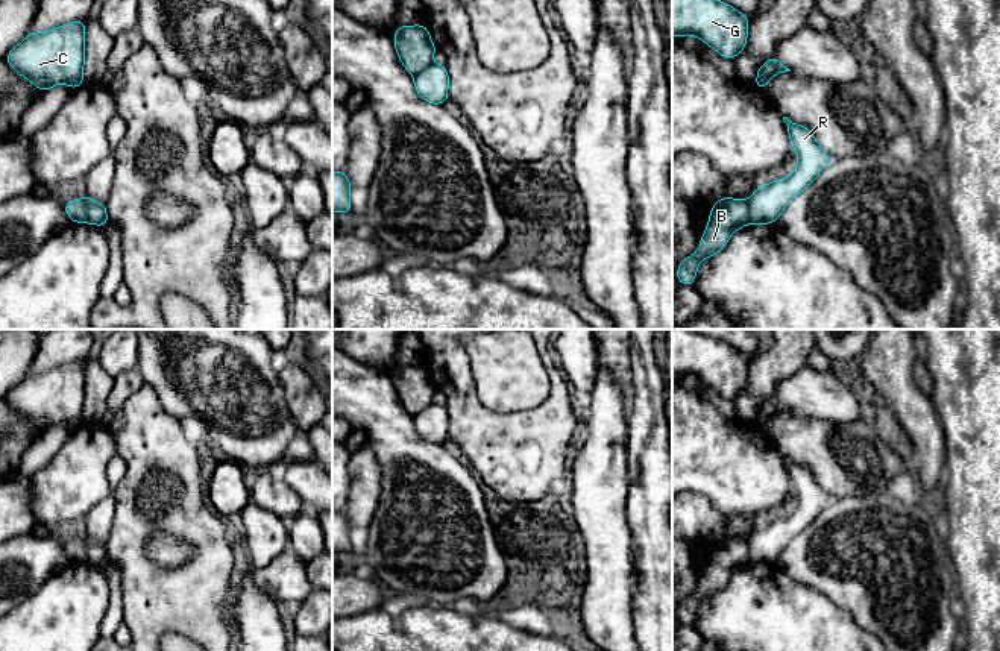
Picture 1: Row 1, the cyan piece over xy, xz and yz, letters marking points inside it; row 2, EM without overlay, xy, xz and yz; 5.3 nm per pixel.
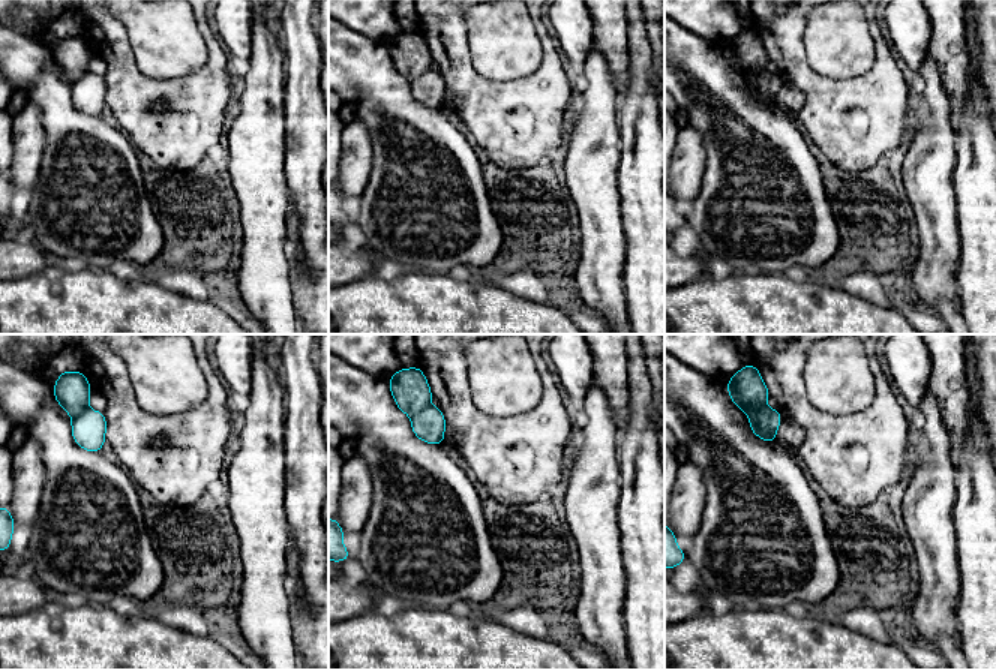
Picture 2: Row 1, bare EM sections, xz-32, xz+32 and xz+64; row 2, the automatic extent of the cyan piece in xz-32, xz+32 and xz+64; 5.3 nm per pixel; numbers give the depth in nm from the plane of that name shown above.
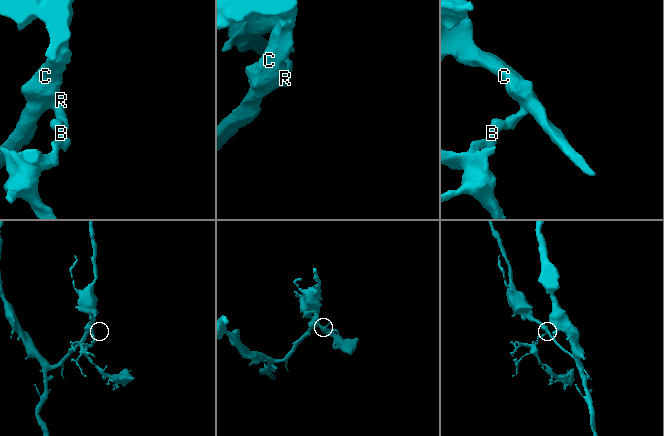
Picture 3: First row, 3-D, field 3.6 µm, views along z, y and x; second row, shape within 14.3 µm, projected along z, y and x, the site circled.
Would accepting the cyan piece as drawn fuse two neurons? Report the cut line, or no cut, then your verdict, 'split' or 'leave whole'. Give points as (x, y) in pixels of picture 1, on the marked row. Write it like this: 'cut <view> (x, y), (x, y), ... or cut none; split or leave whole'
cut xy (82, 199), (87, 222); split

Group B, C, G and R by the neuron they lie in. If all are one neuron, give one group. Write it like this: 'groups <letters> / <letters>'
groups B / C G R

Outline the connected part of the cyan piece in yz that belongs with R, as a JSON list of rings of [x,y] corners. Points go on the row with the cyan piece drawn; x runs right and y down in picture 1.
[[[783,117],[783,121],[788,124],[789,140],[797,152],[798,165],[791,176],[771,181],[766,187],[757,187],[753,191],[748,199],[750,223],[753,225],[774,225],[788,203],[806,190],[830,162],[829,153],[818,144],[813,134],[806,126],[795,124],[788,117]]]

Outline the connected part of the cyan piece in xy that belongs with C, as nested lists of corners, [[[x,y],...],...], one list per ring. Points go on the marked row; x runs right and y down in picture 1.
[[[85,20],[42,33],[29,32],[8,55],[8,64],[41,93],[67,83],[71,91],[82,85],[85,62]]]

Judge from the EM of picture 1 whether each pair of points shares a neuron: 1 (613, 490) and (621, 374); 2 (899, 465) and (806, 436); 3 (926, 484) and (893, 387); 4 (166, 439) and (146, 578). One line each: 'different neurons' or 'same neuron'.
1: different neurons
2: same neuron
3: same neuron
4: same neuron

